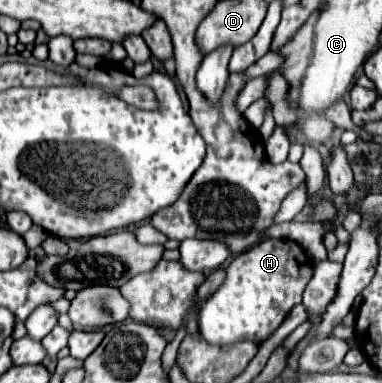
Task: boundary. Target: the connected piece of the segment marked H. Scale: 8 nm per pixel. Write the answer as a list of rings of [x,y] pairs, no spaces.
[[[264,239],[254,249],[248,249],[232,259],[226,267],[226,277],[216,293],[212,293],[198,309],[198,331],[212,345],[228,345],[232,341],[254,339],[262,343],[272,331],[280,327],[290,309],[302,301],[302,293],[312,277],[312,263],[304,249],[296,241],[284,239]]]

